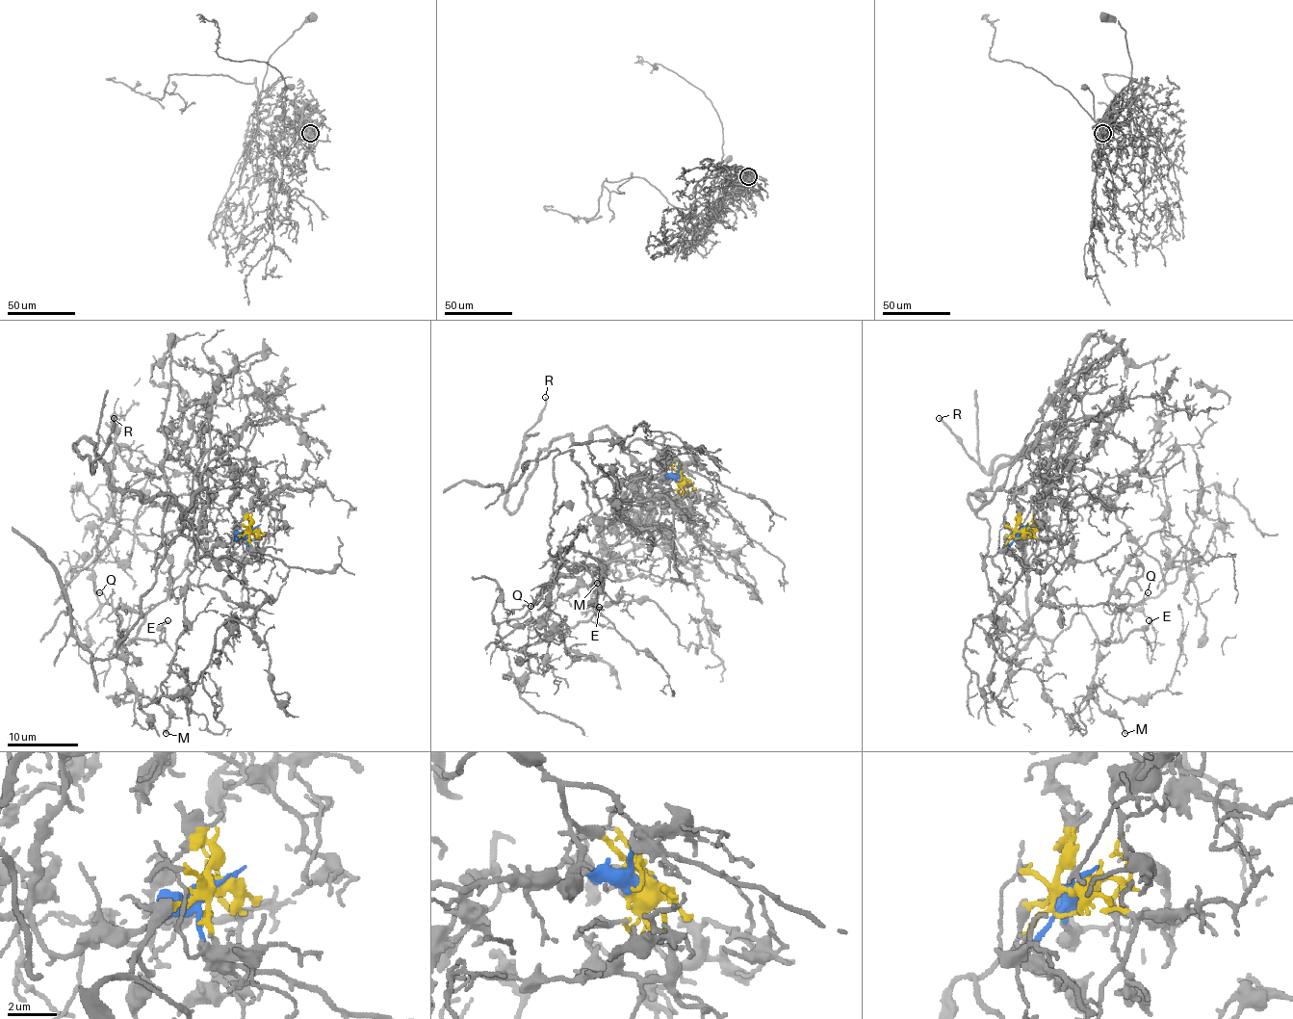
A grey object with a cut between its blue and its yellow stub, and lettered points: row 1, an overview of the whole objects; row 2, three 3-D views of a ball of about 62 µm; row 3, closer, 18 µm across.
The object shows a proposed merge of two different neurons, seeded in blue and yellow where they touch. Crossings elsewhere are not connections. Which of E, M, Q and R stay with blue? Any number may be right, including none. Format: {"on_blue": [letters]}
{"on_blue": ["E", "M", "Q"]}

